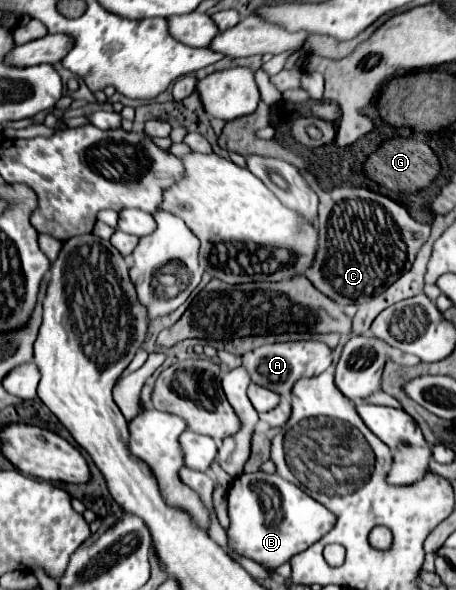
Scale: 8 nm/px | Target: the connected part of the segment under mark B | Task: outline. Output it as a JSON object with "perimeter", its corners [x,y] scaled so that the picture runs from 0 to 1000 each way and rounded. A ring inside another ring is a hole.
{"perimeter":[[[579,798],[531,802],[509,815],[500,832],[500,873],[504,927],[583,961],[610,961],[636,951],[649,937],[662,937],[706,914],[706,907],[715,907],[715,900],[724,900],[732,890],[732,873],[724,873],[715,859],[706,859],[645,819],[623,815],[610,802],[588,805]],[[579,842],[592,842],[596,859],[583,859]]]}

